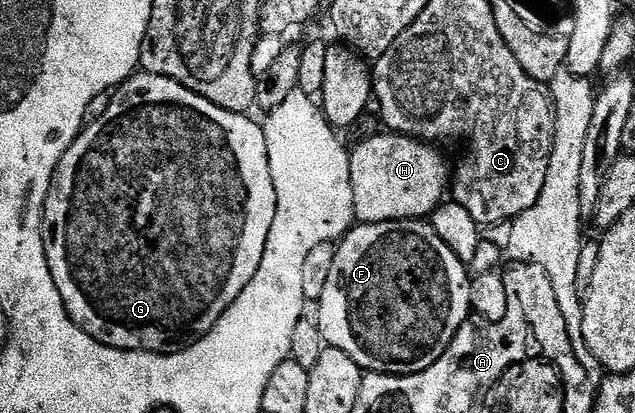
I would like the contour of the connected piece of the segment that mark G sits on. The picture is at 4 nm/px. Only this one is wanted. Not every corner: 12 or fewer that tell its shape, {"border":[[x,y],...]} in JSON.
{"border":[[143,71],[42,211],[76,326],[211,332],[278,199],[249,115]]}

